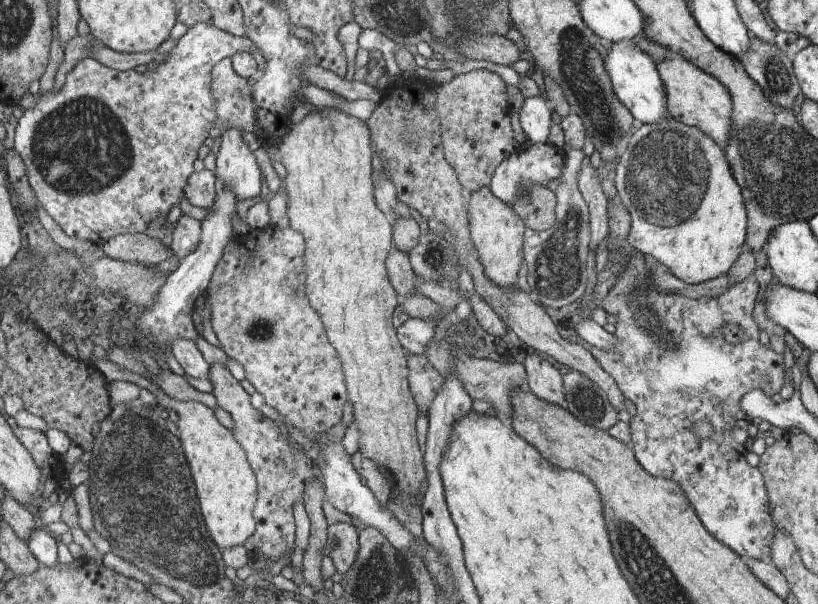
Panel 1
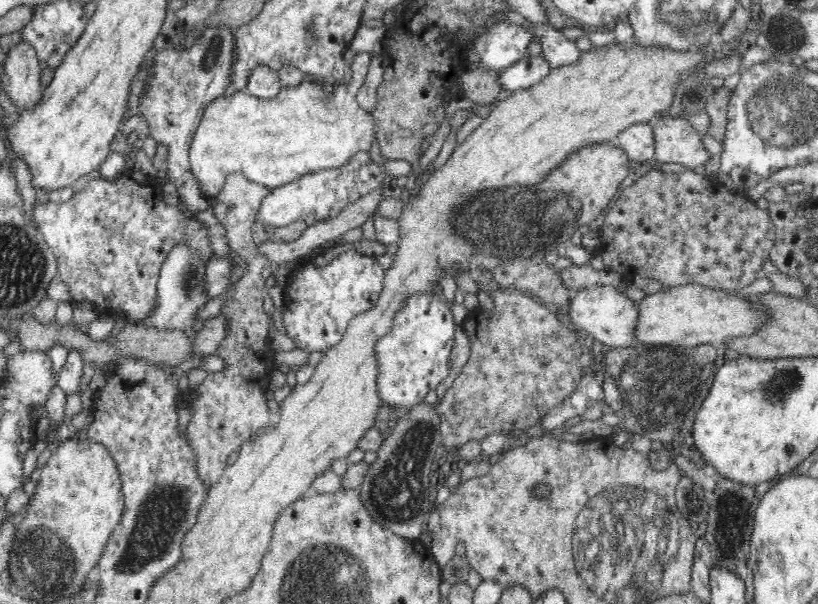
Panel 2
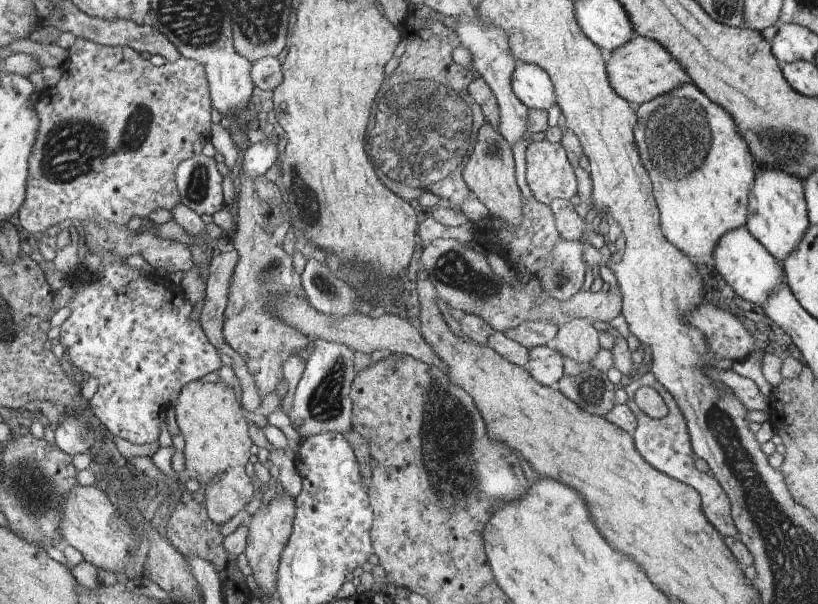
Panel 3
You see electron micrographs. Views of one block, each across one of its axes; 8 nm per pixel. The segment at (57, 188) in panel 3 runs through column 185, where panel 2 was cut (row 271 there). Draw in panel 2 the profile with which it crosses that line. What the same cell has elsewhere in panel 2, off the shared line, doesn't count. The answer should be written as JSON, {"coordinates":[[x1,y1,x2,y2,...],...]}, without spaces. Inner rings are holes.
{"coordinates":[[124,176,114,177,110,182,106,177,90,179,83,189,71,193,71,198,61,203,34,200,34,221,43,234,44,244,54,253,58,275,67,285,71,301,112,308,136,320,136,324,146,320,158,308,160,270,179,245,185,245,194,260,200,260,201,264,206,265,214,257,208,228,200,220,188,216,178,205,168,206,162,198,162,184,154,176,126,176,126,184]]}

